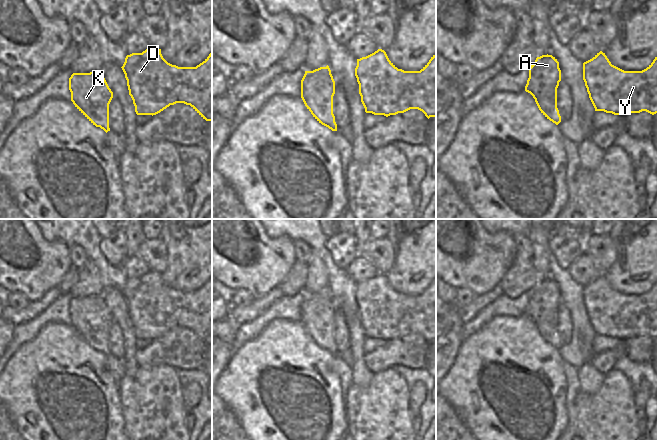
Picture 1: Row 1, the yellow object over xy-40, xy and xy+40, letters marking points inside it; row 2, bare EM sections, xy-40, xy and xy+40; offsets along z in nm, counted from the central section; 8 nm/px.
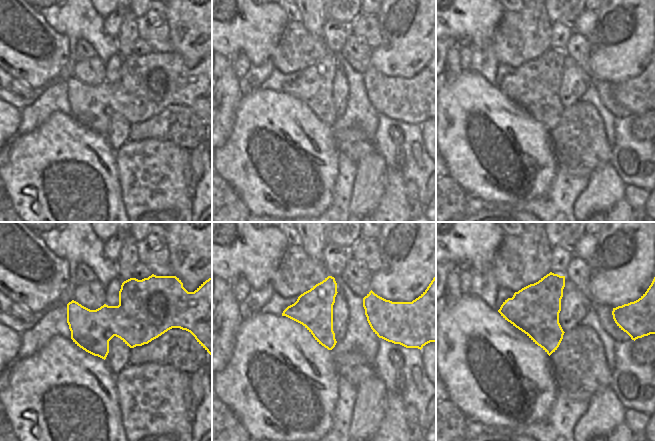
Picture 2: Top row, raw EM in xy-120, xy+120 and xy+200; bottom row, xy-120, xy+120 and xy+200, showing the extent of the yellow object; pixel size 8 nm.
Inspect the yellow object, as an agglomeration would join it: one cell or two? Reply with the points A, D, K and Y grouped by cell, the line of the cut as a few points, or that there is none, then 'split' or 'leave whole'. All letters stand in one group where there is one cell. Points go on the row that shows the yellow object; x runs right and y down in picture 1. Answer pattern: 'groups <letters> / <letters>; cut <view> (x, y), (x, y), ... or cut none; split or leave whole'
groups A / D K Y; cut xy+40 (535, 98), (547, 97), (556, 103); split

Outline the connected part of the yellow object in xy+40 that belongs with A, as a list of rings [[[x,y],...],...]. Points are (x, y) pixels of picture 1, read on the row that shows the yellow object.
[[[552,55],[537,57],[529,68],[529,78],[525,91],[534,99],[548,97],[552,103],[557,103],[557,88],[561,81],[559,62]]]

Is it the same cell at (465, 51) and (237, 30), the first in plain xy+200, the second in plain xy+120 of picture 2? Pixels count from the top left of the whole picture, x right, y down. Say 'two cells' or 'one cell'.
two cells

